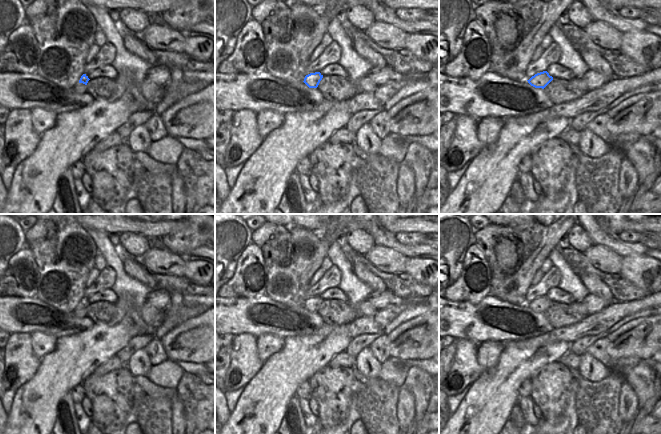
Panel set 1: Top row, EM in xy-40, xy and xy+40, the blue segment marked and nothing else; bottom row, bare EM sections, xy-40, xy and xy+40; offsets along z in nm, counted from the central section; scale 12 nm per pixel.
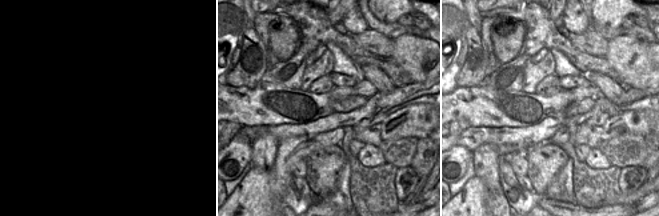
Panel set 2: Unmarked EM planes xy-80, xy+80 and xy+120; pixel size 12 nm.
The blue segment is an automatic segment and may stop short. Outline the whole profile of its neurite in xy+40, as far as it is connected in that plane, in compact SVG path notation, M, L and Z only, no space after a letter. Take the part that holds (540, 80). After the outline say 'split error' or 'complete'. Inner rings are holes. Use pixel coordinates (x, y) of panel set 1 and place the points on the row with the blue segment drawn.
M543 71L532 76L528 81L528 83L535 88L544 89L551 81L553 77L549 75L547 71Z | complete

